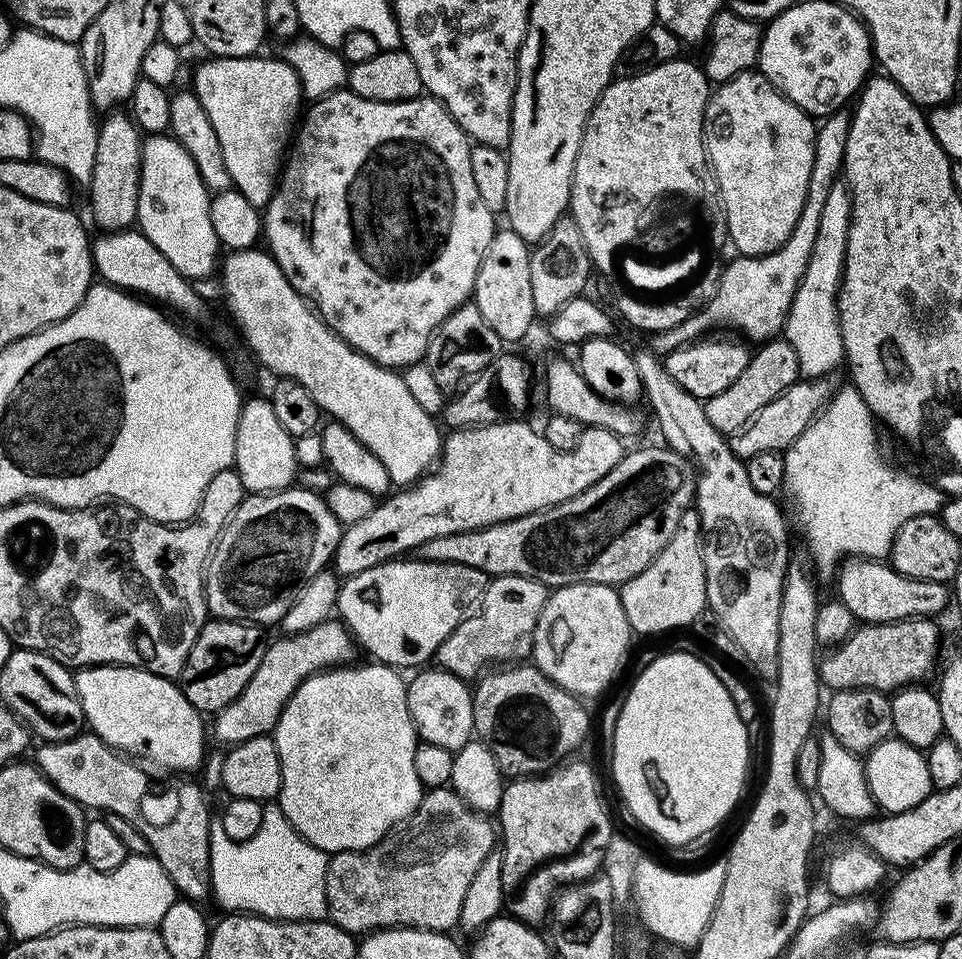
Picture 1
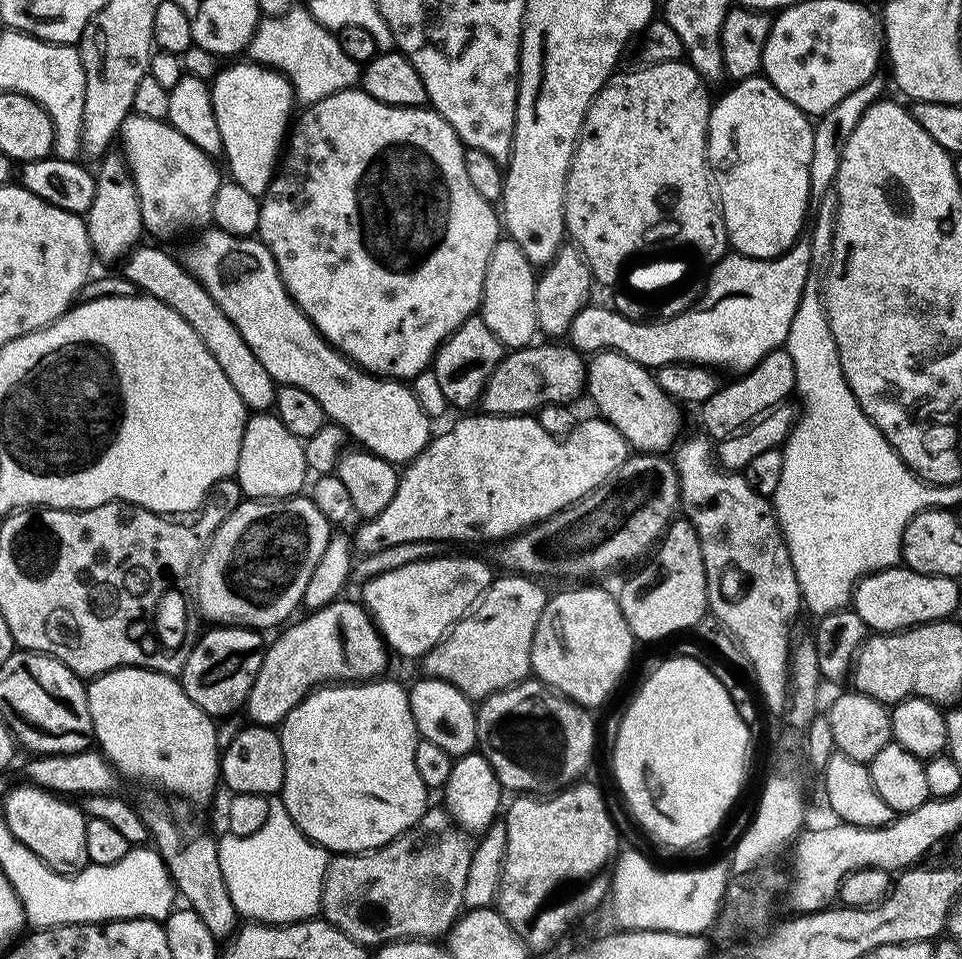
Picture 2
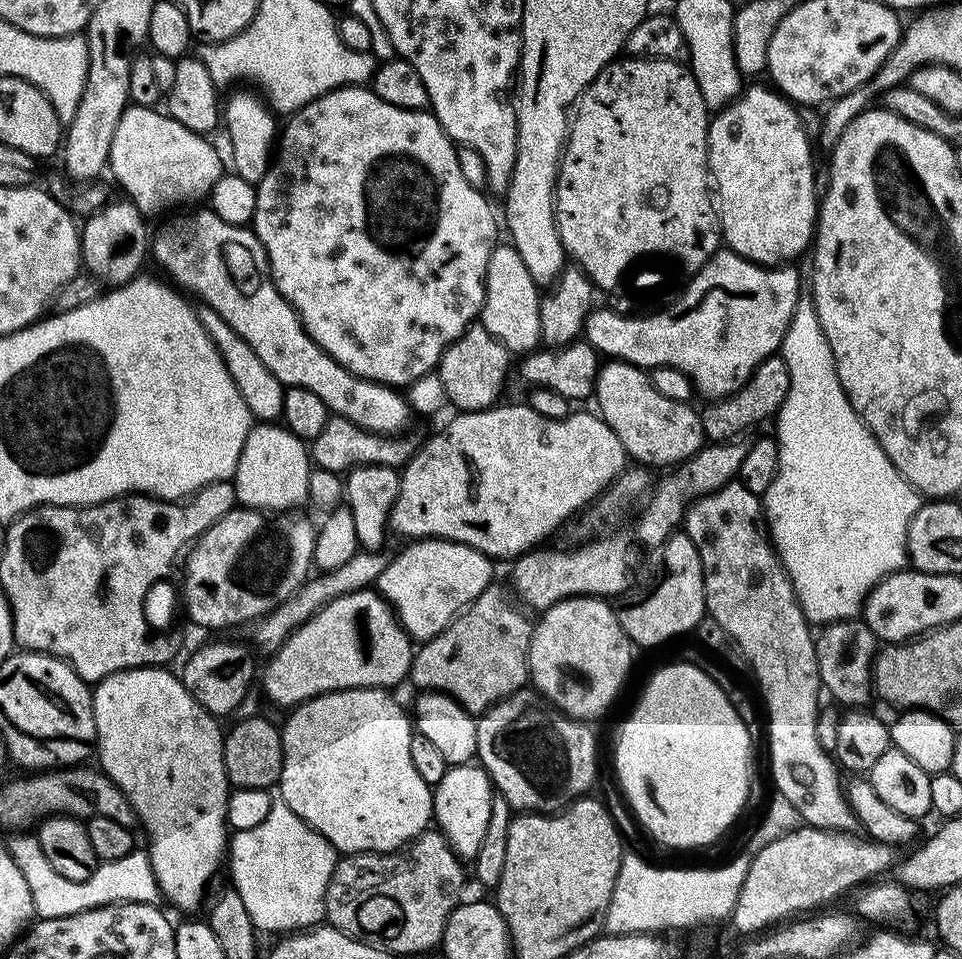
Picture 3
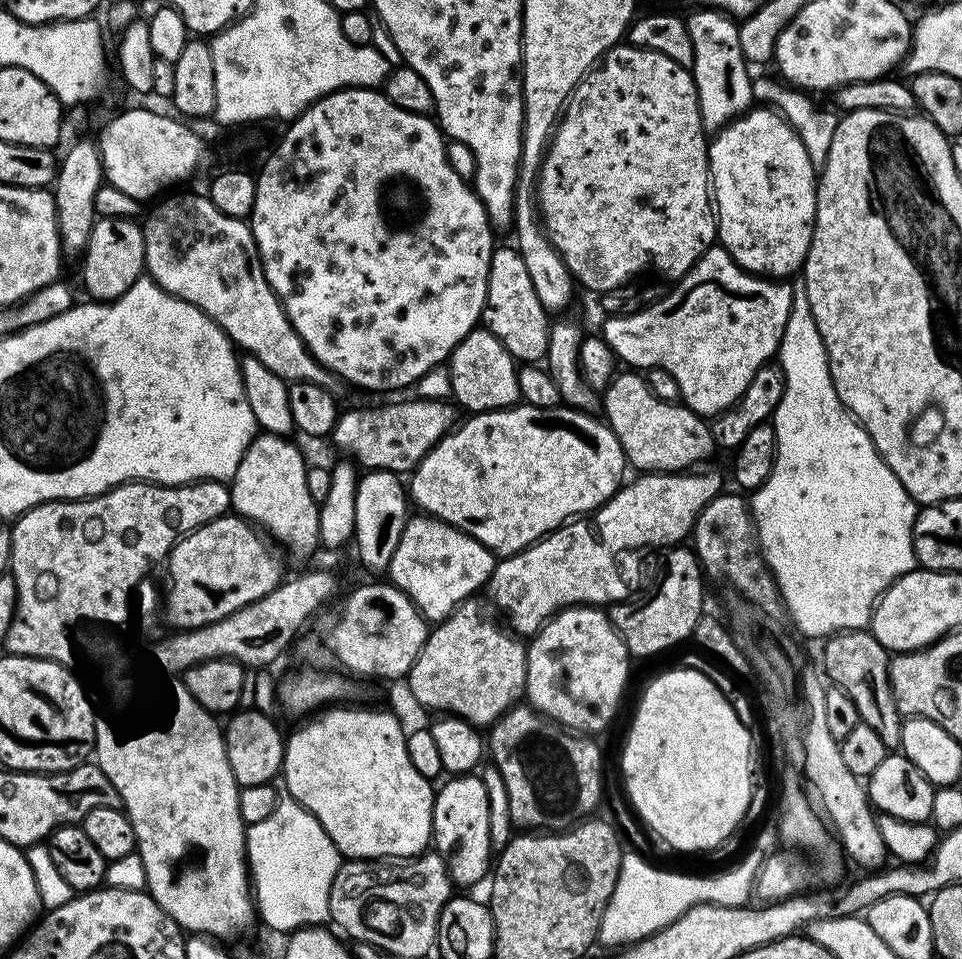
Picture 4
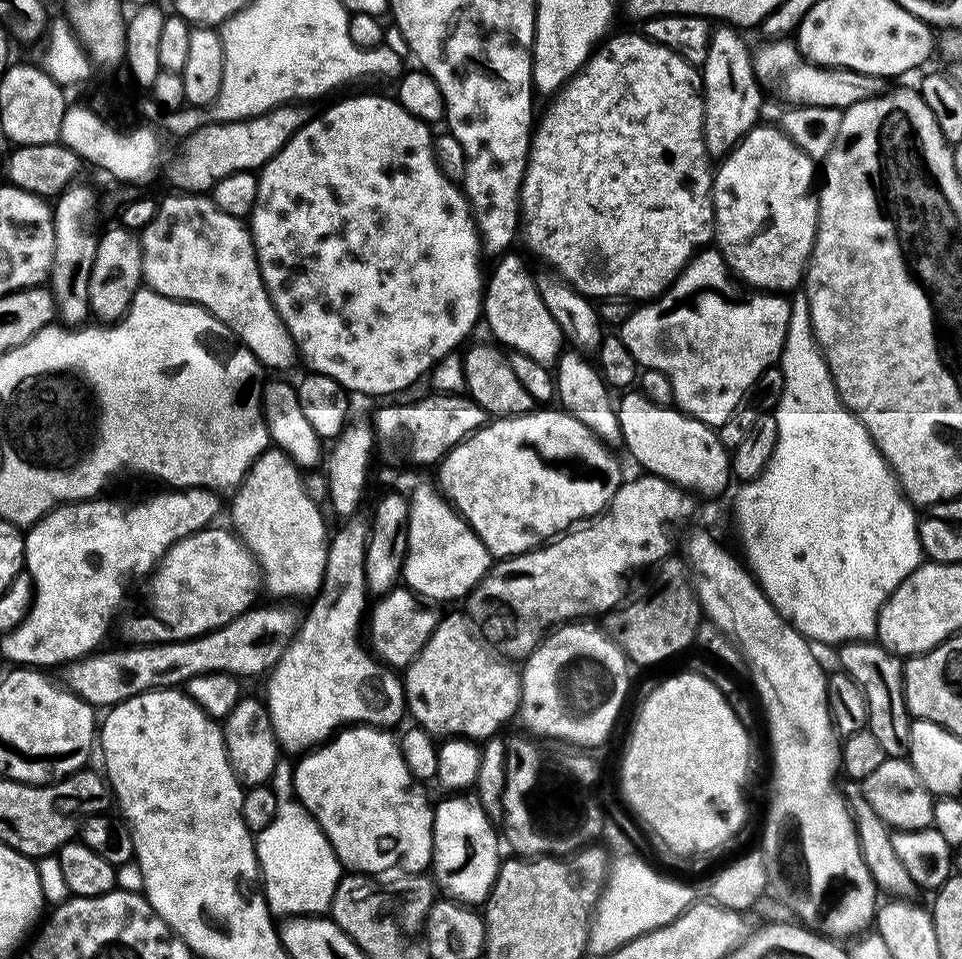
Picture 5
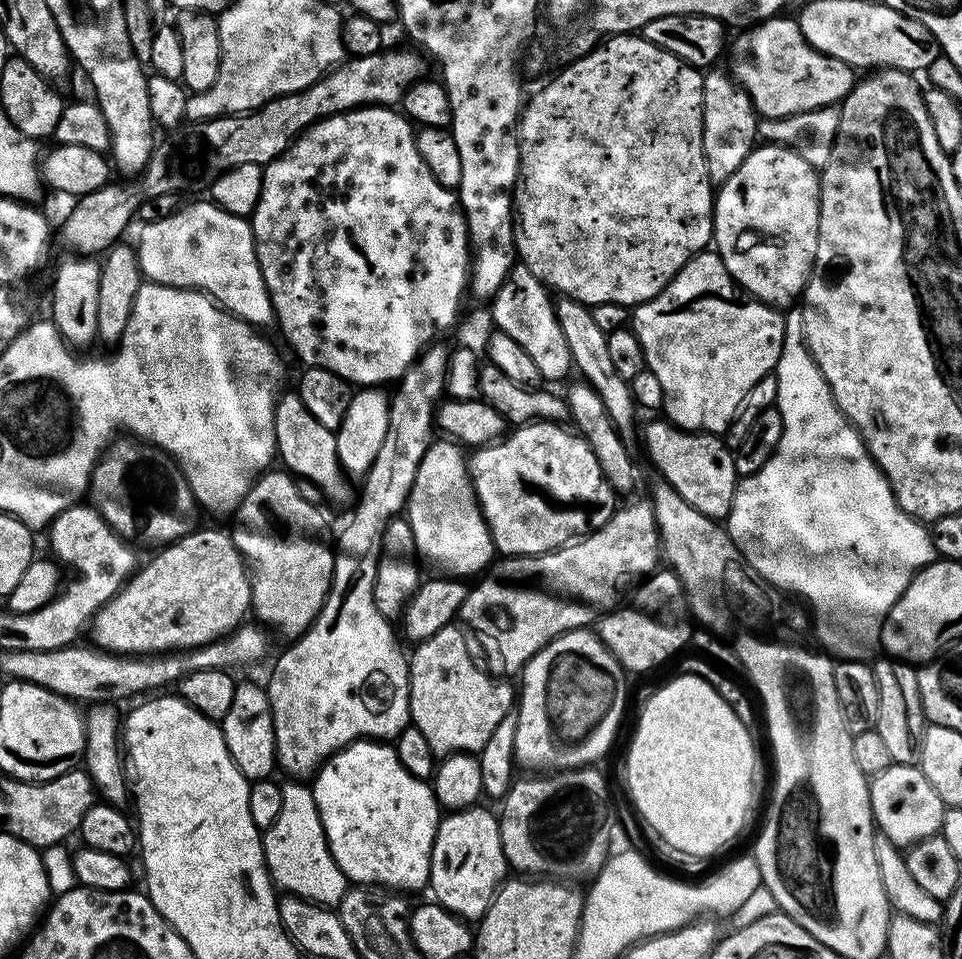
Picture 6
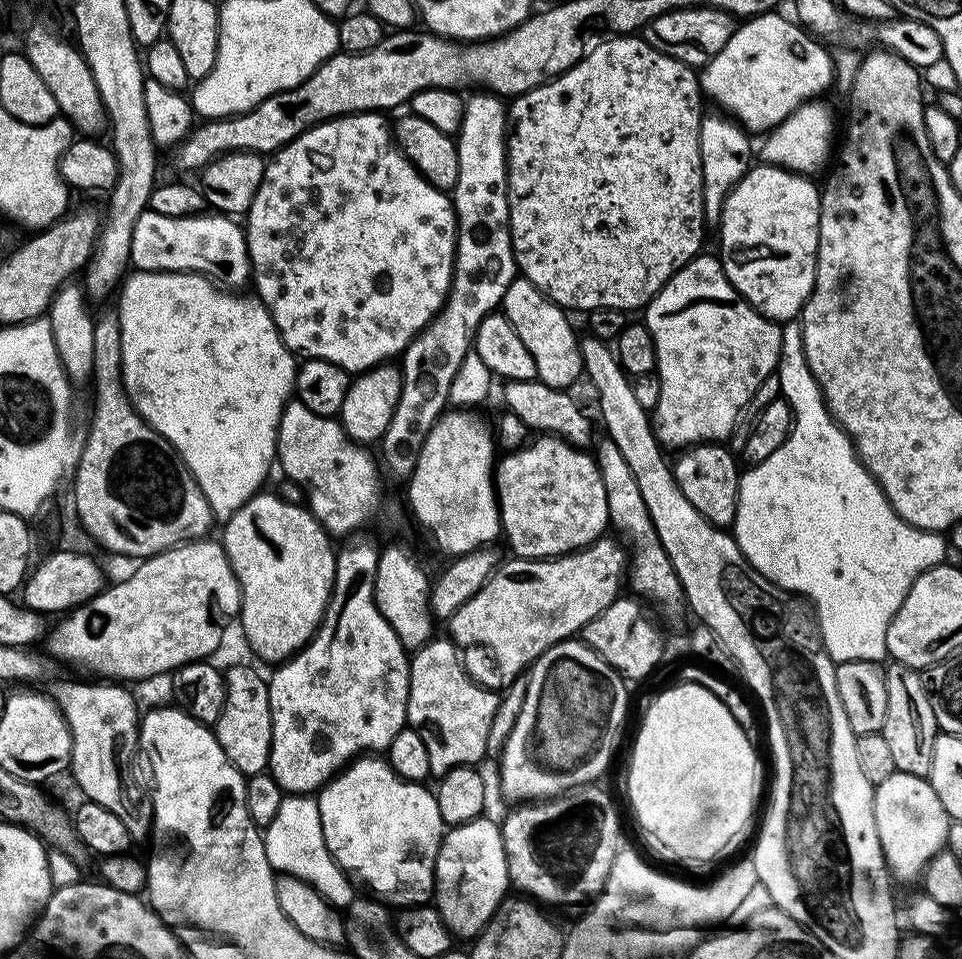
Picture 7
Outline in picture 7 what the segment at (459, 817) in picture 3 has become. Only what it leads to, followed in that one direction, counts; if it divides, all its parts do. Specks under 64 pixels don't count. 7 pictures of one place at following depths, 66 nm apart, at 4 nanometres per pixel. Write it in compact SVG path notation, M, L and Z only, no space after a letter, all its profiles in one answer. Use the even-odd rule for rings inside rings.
M484 819L468 820L465 824L449 827L434 857L434 907L456 938L479 936L510 892L500 824Z

